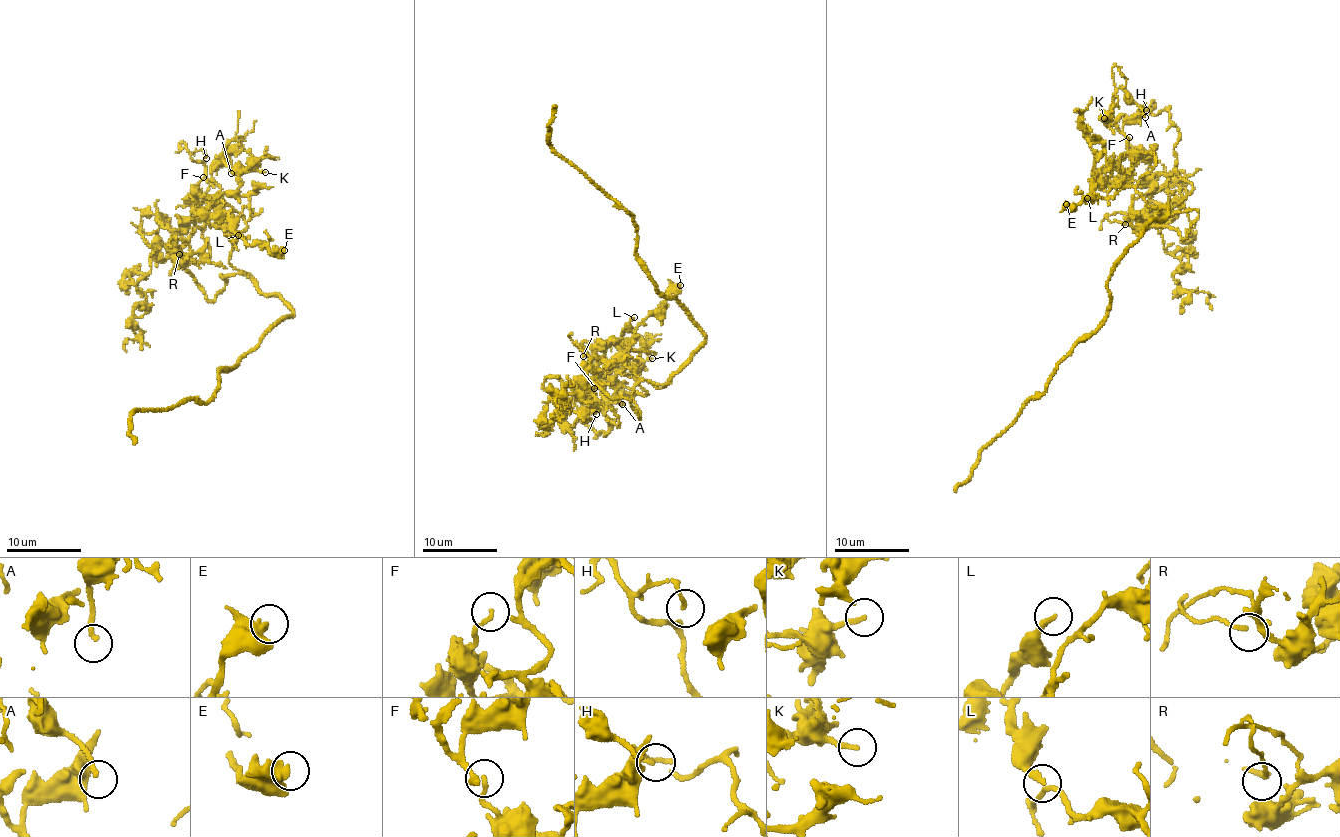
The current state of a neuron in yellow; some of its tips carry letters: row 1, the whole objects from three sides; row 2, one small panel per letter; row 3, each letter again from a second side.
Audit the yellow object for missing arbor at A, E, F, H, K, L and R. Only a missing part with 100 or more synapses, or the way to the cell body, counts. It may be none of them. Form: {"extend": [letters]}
{"extend": []}

